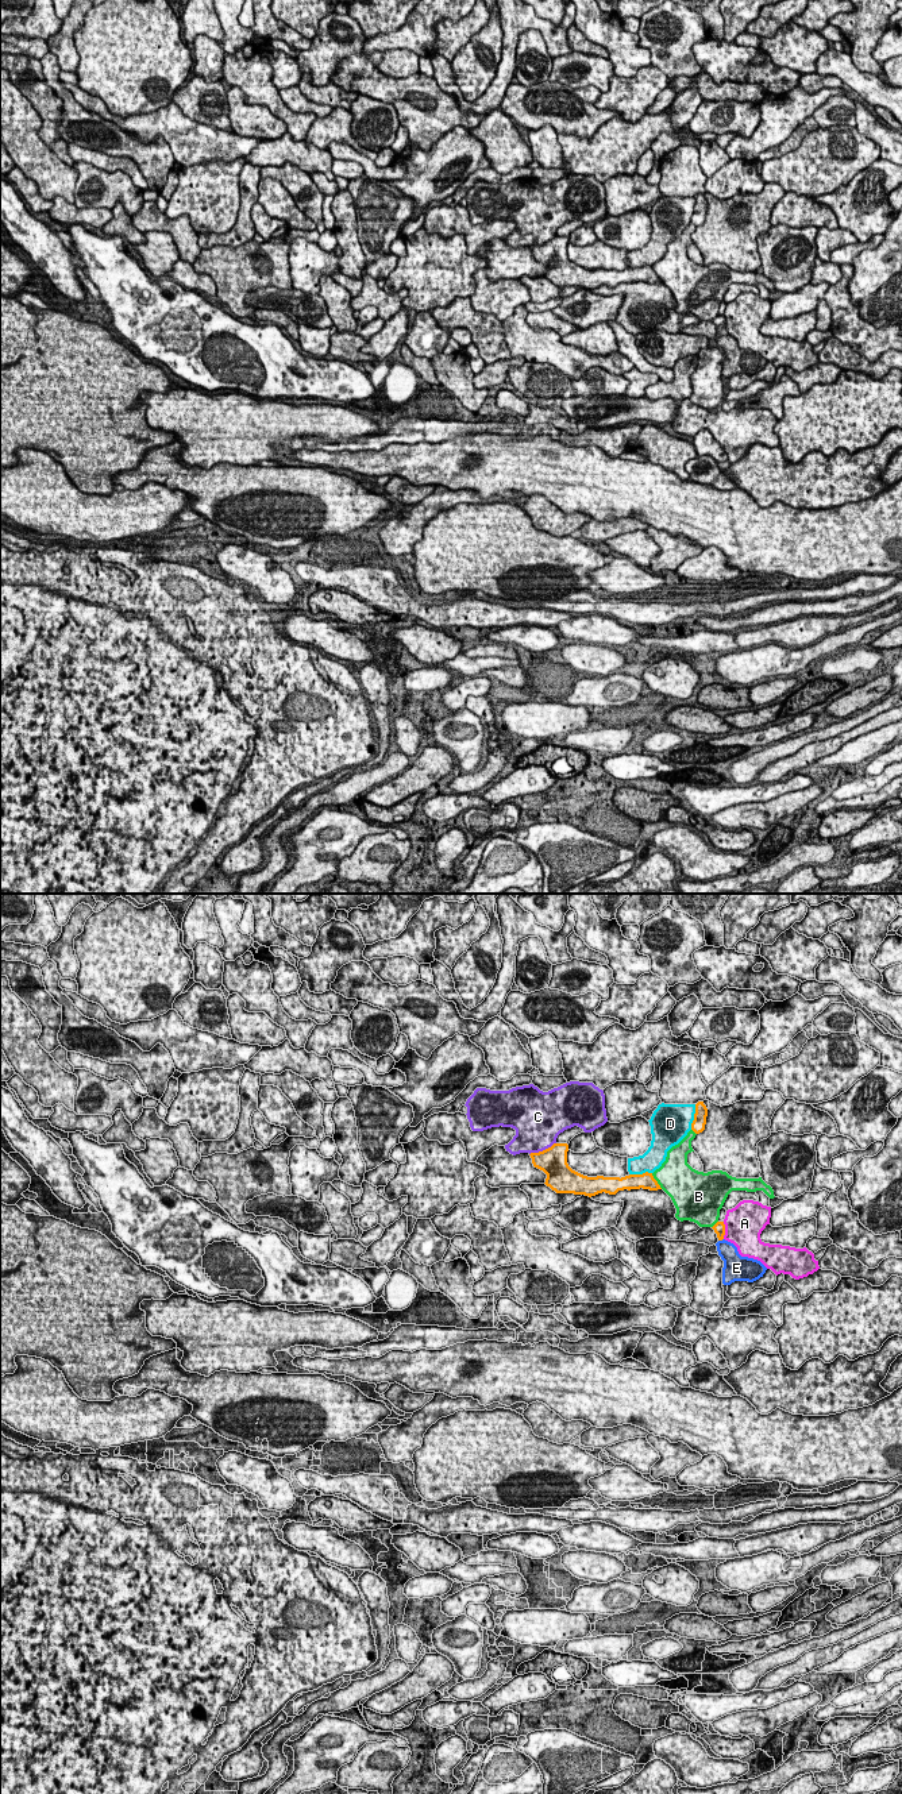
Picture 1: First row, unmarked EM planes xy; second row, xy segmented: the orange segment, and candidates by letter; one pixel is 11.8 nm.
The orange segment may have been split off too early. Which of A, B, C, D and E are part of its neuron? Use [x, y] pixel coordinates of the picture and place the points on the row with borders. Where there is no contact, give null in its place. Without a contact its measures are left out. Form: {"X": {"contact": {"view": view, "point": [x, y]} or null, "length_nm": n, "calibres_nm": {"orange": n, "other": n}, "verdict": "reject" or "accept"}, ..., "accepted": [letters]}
{"A": {"contact": {"view": "xy", "point": [724, 1230]}, "length_nm": 200, "calibres_nm": {"orange": 140, "other": 440}, "verdict": "reject"}, "B": {"contact": {"view": "xy", "point": [656, 1181]}, "length_nm": 240, "calibres_nm": {"orange": 190, "other": 440}, "verdict": "reject"}, "C": {"contact": {"view": "xy", "point": [543, 1150]}, "length_nm": 360, "calibres_nm": {"orange": 340, "other": 480}, "verdict": "reject"}, "D": {"contact": {"view": "xy", "point": [694, 1117]}, "length_nm": 320, "calibres_nm": {"orange": 160, "other": 420}, "verdict": "reject"}, "E": {"contact": {"view": "xy", "point": [720, 1239]}, "length_nm": 70, "calibres_nm": {"orange": 140, "other": 220}, "verdict": "reject"}, "accepted": []}

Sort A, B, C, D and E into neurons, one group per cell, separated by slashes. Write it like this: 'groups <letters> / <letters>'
groups A / B / C / D / E

